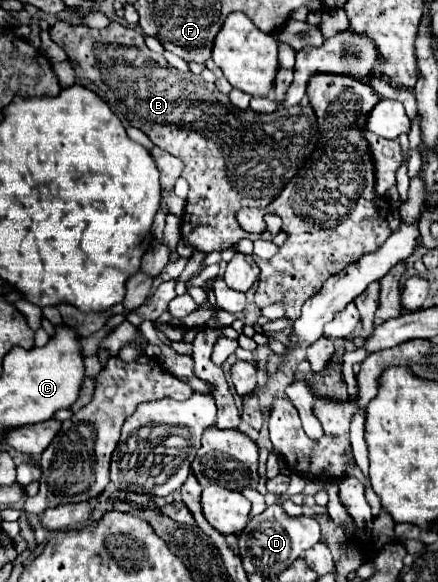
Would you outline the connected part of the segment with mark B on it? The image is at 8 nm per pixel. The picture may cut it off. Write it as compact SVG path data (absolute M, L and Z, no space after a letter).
M58 22L50 30L50 38L62 46L62 50L68 56L70 66L76 72L78 80L90 80L96 86L106 86L104 94L114 106L116 114L120 114L130 126L140 128L156 146L170 152L172 156L180 158L184 162L182 178L190 184L188 200L186 200L186 212L182 216L182 238L188 240L194 248L204 252L214 250L226 250L238 244L242 238L256 240L254 234L244 232L236 222L236 212L240 208L266 208L290 182L290 178L298 172L300 166L304 166L306 158L312 154L312 148L304 148L304 116L314 116L312 108L302 106L290 106L290 108L278 108L272 114L256 114L254 110L240 110L232 106L230 98L214 84L204 82L200 76L194 74L182 74L174 70L164 56L148 50L138 48L146 52L132 52L132 48L120 48L120 46L138 46L144 44L142 34L120 26L112 22L104 30L92 30L88 26L74 26L68 22Z

